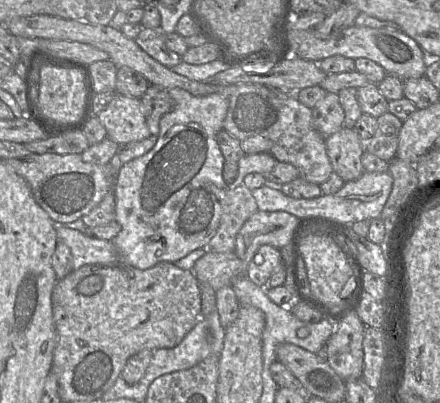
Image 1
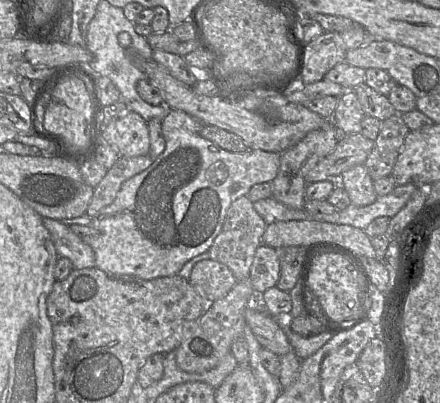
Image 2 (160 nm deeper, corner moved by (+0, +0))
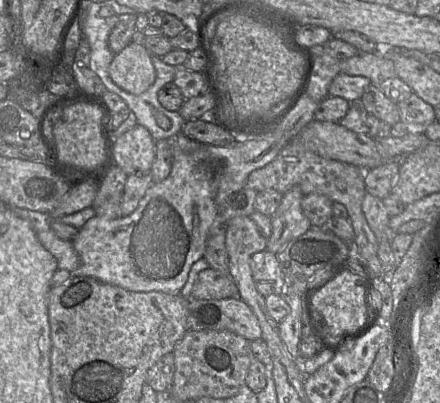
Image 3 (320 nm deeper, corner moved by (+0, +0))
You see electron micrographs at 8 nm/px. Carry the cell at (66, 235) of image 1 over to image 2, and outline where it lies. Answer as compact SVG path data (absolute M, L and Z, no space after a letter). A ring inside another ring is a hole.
M43 218L59 257L68 258L74 269L96 267L93 248L60 220Z

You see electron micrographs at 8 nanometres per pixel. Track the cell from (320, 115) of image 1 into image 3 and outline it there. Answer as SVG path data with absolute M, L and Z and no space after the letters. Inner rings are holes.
M294 186L283 194L282 201L271 217L272 234L266 250L278 255L291 240L306 233L312 226L302 210L304 194Z

